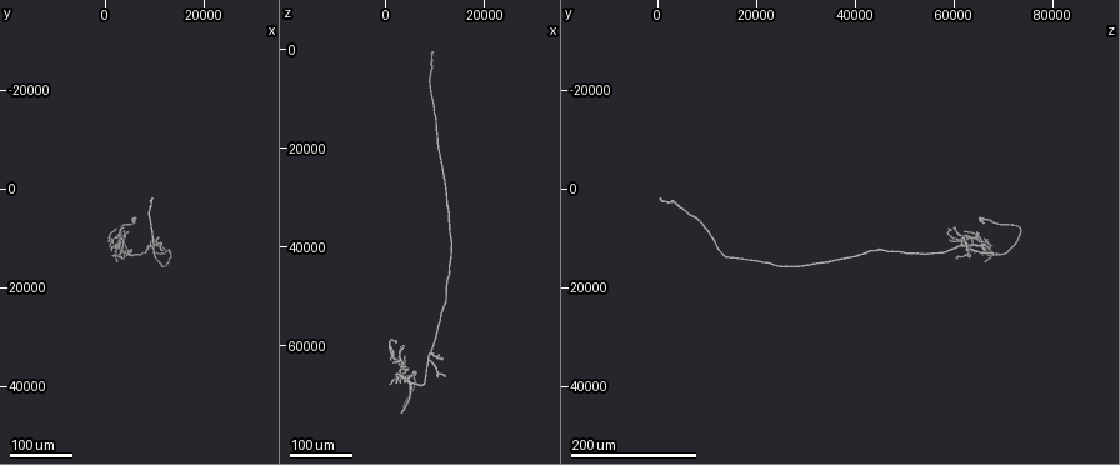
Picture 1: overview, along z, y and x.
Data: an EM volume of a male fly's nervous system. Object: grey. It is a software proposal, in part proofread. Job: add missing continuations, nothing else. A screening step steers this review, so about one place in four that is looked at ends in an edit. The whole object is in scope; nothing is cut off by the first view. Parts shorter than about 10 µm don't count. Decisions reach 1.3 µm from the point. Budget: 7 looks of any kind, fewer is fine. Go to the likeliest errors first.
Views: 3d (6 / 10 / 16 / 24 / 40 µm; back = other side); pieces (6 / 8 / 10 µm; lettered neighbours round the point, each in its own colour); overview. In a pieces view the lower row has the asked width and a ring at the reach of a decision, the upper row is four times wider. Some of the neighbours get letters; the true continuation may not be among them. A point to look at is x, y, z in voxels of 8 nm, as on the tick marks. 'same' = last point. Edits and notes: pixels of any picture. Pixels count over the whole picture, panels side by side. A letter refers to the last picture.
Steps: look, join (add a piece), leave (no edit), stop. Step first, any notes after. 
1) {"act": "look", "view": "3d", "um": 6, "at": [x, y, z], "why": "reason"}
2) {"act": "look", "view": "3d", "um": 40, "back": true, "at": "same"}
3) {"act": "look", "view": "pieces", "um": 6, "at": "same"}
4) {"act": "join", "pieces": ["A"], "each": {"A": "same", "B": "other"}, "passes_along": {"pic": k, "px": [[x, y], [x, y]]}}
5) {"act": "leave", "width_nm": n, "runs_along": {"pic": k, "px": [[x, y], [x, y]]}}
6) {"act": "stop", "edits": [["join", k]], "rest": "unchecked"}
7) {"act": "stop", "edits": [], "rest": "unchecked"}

{"act": "look", "view": "3d", "um": 24, "at": [1000, 12500, 67500], "why": "free end"}

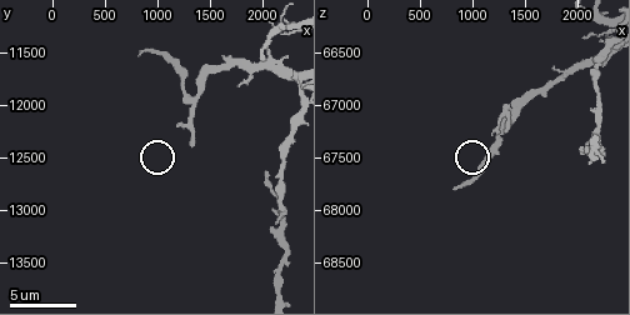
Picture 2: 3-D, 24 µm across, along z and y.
{"act": "look", "view": "pieces", "um": 8, "at": [1320, 12380, 67240], "why": "what lies round it"}

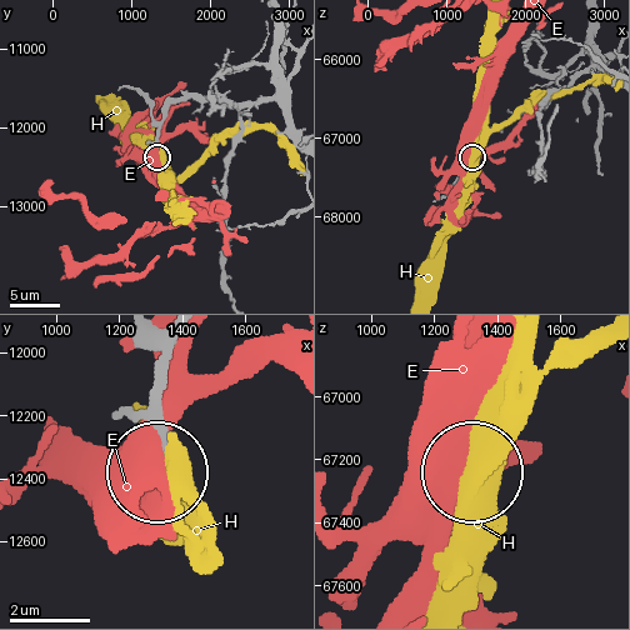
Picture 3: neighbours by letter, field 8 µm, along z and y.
{"act": "leave", "each": {"E": "other", "H": "other"}, "found": "none of them fits"}

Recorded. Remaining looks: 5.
{"act": "look", "view": "3d", "um": 40, "at": [5000, 9000, 64500], "why": "an open end"}

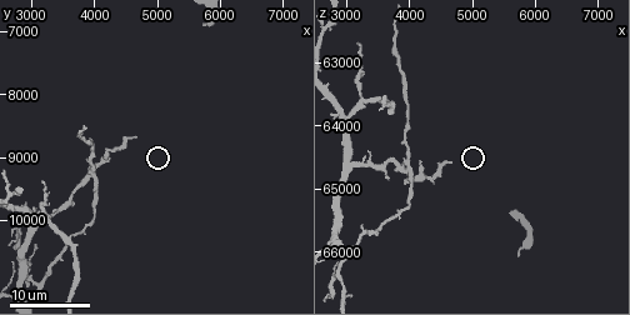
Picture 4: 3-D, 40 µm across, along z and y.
{"act": "look", "view": "pieces", "um": 10, "at": [4650, 8650, 64600]}

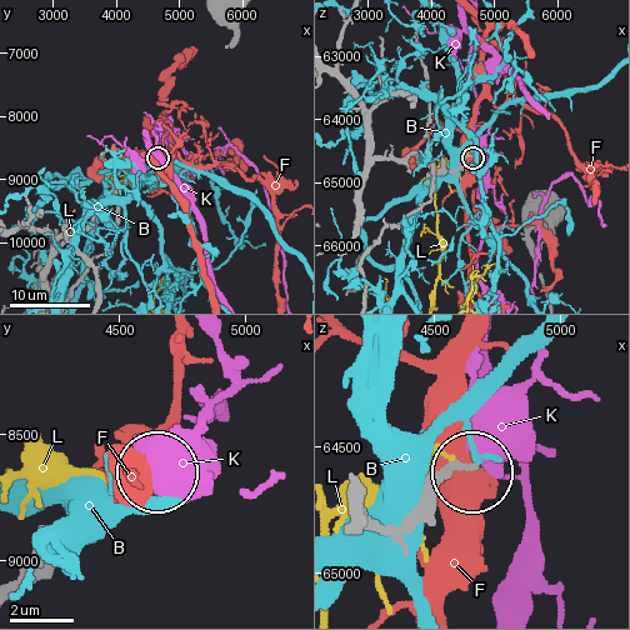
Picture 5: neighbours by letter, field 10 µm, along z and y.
{"act": "leave", "width_nm": 190, "each": {"B": "other", "F": "other", "K": "other", "L": "other"}, "found": "none of them fits"}

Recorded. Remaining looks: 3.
{"act": "look", "view": "3d", "um": 24, "at": [2000, 7500, 58500], "why": "free end"}

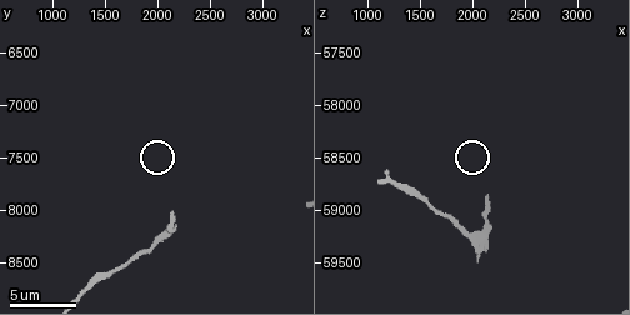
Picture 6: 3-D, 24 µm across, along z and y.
{"act": "look", "view": "pieces", "um": 10, "at": [2120, 8060, 58880]}

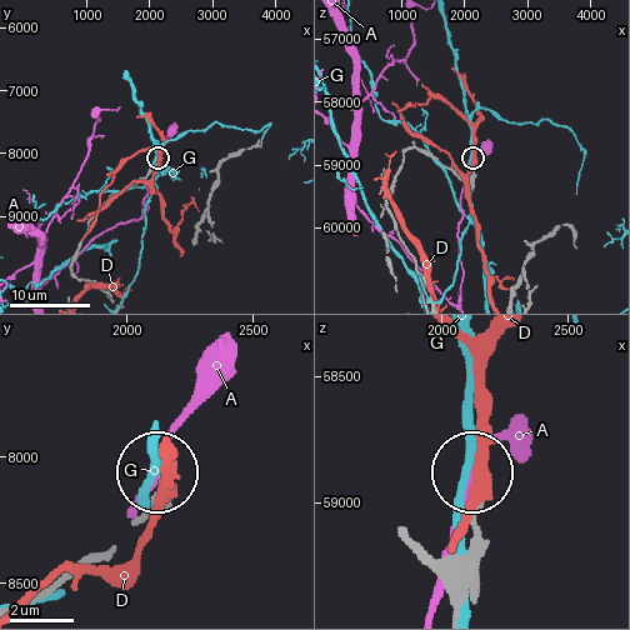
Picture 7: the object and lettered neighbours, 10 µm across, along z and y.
{"act": "leave", "each": {"A": "other", "D": "other", "G": "other"}, "runs_along": {"pic": 7, "px": [[428, 554], [453, 558], [471, 541], [476, 479]]}, "found": "none of them fits"}

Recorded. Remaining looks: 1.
{"act": "stop", "edits": [], "rest": "unchecked"}

